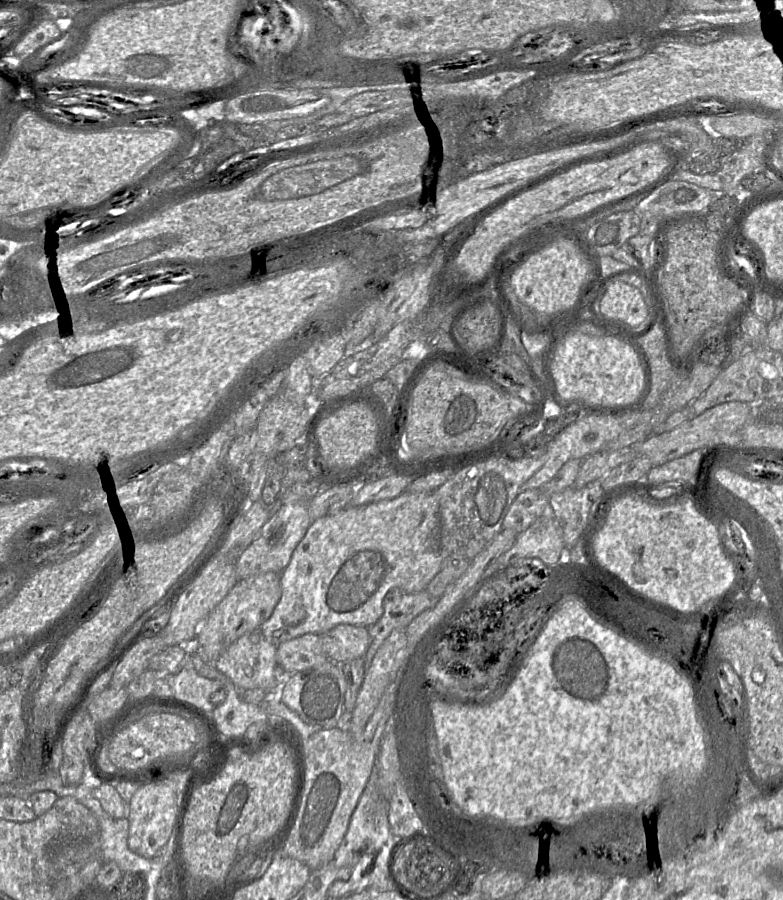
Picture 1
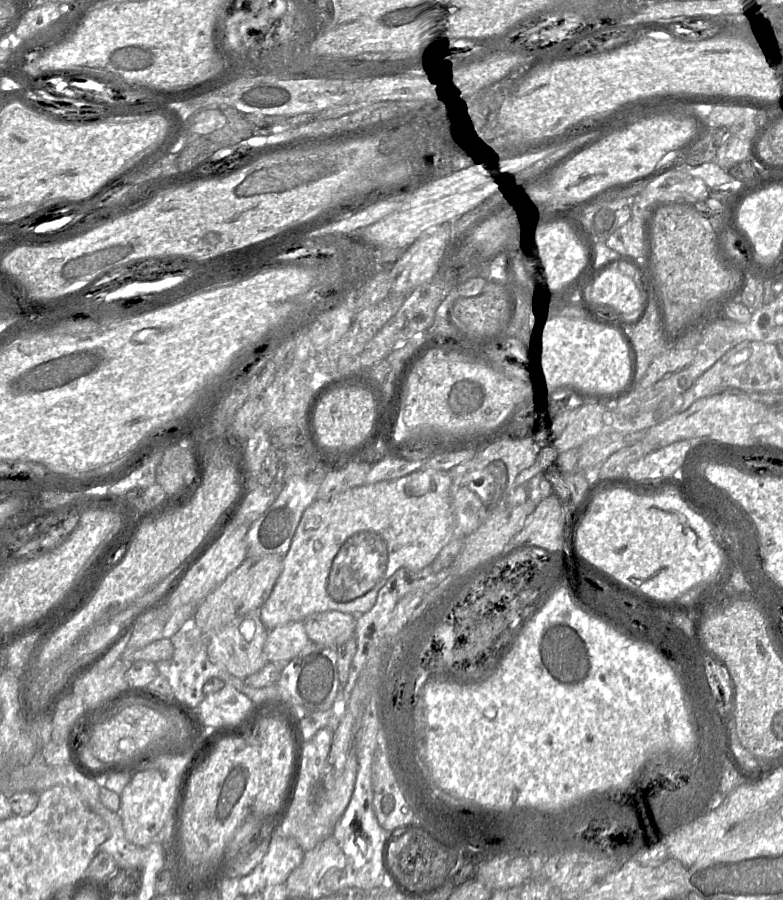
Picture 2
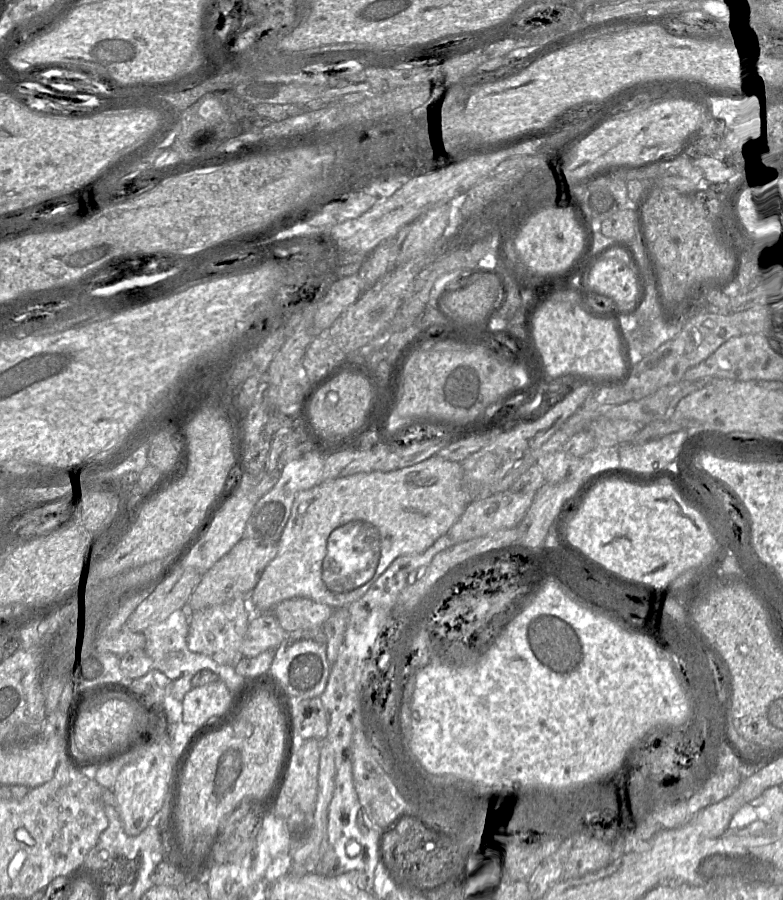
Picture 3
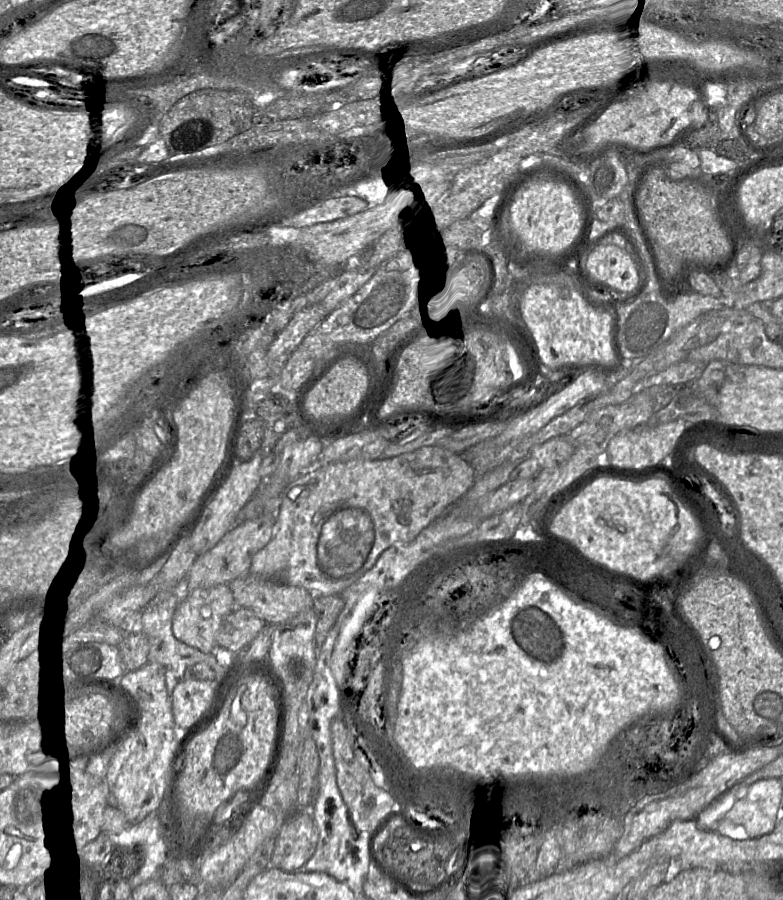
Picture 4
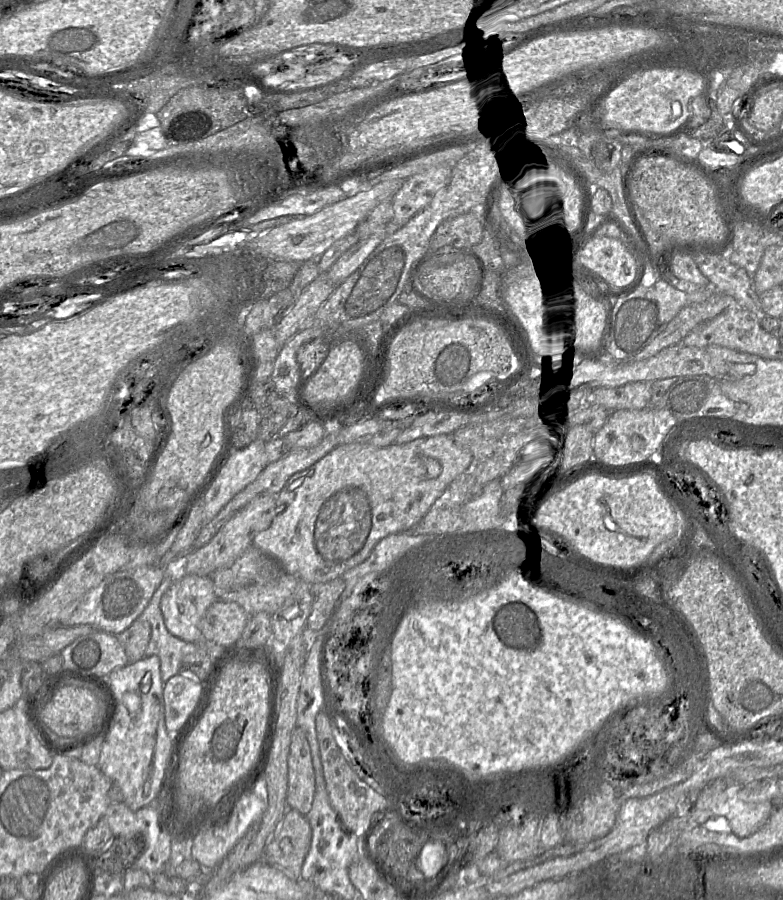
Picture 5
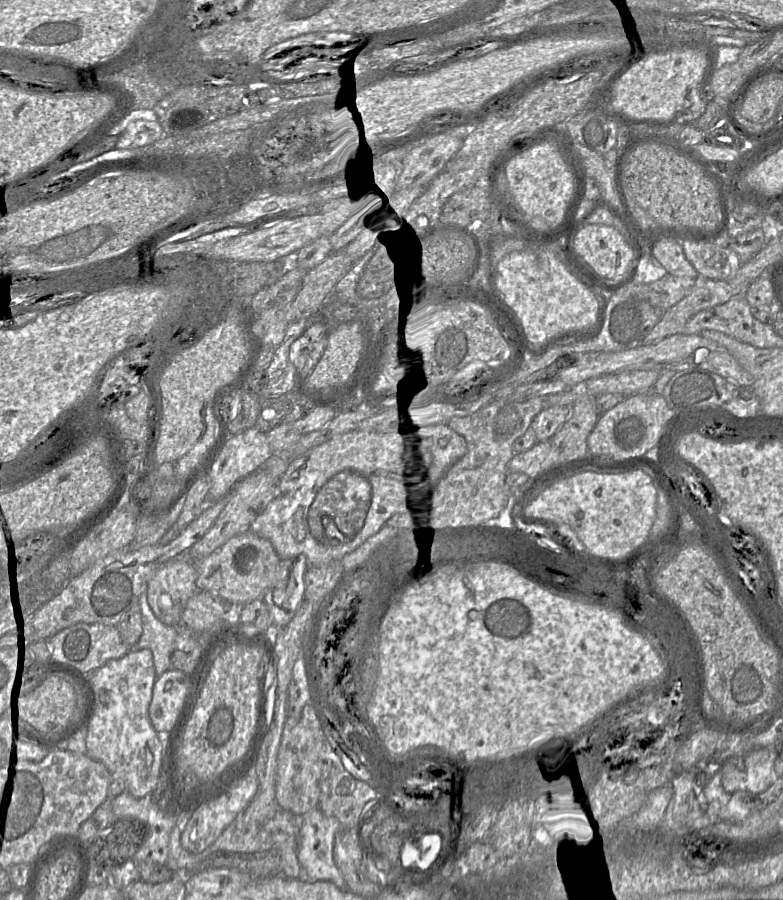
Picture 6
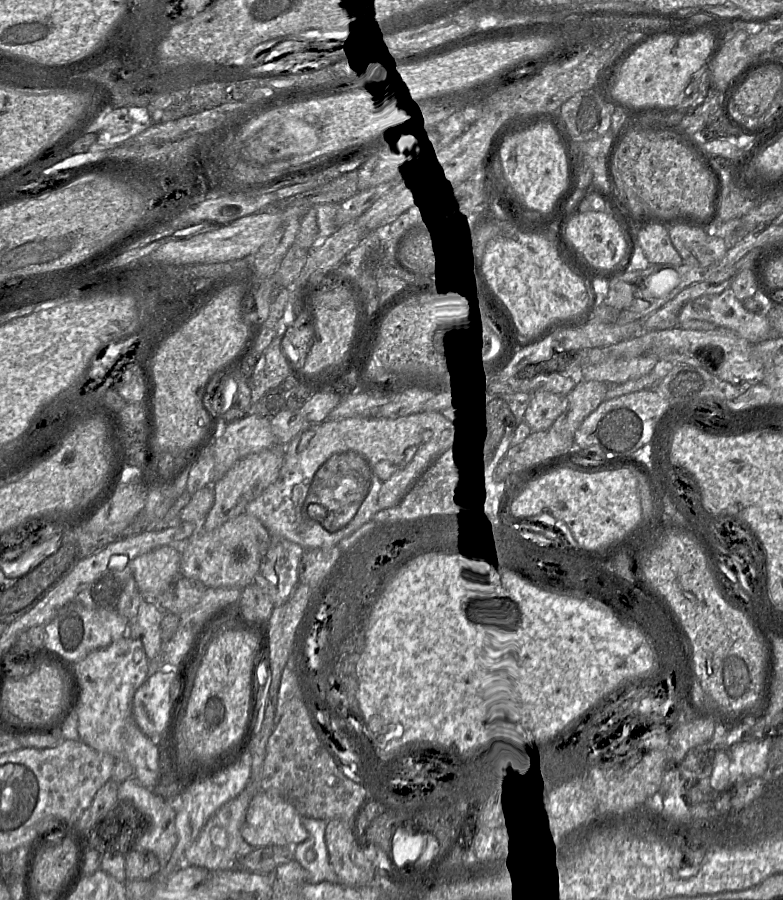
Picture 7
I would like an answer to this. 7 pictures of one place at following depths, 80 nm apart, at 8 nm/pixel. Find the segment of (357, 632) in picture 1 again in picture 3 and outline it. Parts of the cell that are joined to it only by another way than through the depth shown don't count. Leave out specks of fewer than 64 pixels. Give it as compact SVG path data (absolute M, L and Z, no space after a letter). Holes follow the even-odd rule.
M296 597L276 604L271 613L281 627L291 633L298 630L320 629L332 615L333 608L309 598Z

